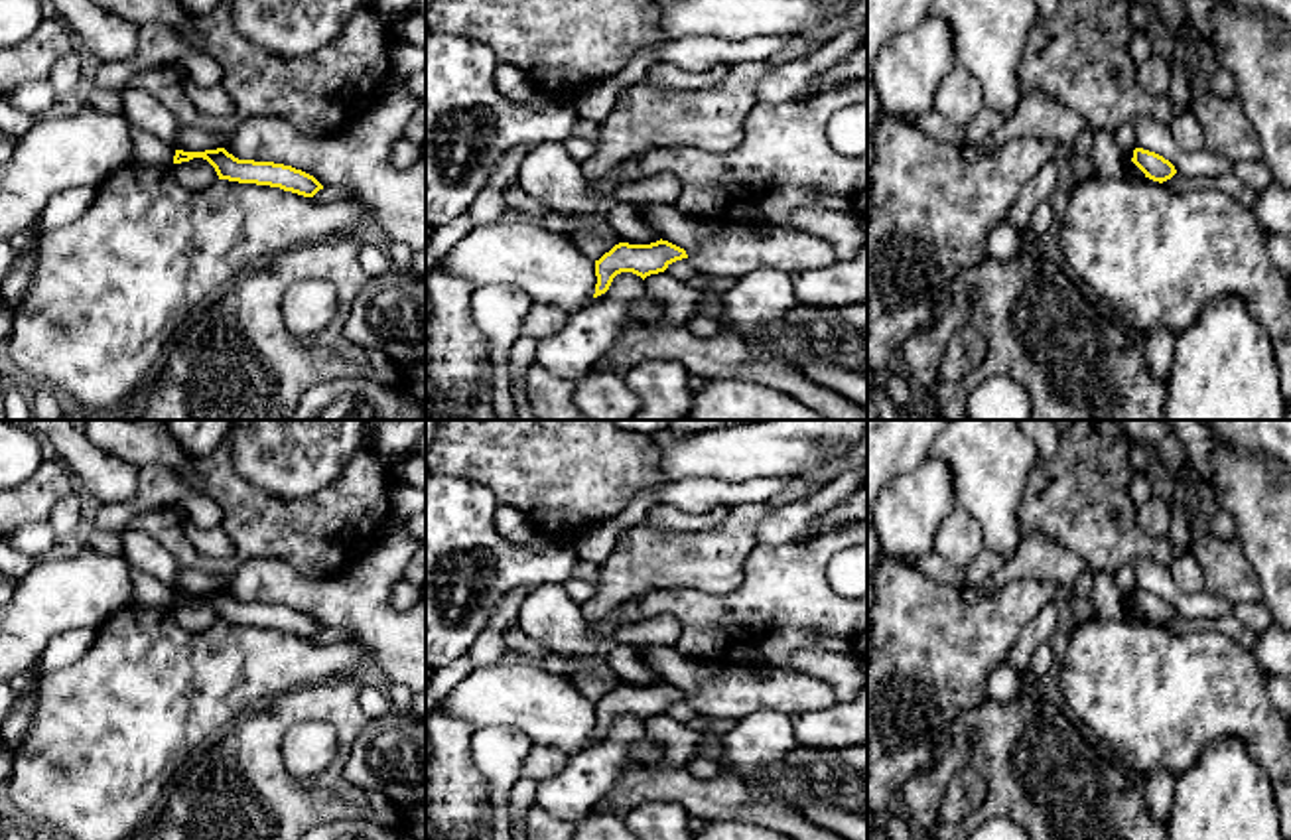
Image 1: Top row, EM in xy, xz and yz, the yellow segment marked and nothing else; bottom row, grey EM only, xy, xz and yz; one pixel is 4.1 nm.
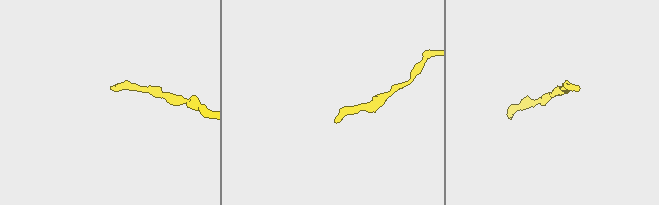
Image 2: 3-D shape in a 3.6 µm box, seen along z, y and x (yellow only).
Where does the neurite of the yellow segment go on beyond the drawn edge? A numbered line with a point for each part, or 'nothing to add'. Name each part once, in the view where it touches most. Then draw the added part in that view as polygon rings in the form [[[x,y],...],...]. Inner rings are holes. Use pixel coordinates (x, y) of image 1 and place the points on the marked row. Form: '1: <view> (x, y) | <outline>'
nothing to add

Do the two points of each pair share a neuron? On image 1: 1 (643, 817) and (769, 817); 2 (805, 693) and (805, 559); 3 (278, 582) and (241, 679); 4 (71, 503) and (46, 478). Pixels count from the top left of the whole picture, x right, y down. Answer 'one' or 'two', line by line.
1: two
2: two
3: two
4: two

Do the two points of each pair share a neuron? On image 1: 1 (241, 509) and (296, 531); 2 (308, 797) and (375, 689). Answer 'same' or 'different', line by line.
1: same
2: different

